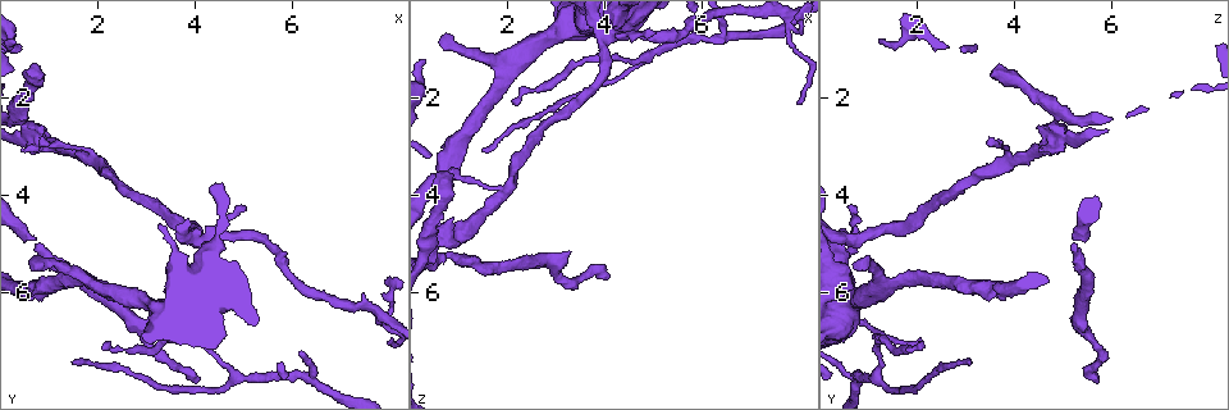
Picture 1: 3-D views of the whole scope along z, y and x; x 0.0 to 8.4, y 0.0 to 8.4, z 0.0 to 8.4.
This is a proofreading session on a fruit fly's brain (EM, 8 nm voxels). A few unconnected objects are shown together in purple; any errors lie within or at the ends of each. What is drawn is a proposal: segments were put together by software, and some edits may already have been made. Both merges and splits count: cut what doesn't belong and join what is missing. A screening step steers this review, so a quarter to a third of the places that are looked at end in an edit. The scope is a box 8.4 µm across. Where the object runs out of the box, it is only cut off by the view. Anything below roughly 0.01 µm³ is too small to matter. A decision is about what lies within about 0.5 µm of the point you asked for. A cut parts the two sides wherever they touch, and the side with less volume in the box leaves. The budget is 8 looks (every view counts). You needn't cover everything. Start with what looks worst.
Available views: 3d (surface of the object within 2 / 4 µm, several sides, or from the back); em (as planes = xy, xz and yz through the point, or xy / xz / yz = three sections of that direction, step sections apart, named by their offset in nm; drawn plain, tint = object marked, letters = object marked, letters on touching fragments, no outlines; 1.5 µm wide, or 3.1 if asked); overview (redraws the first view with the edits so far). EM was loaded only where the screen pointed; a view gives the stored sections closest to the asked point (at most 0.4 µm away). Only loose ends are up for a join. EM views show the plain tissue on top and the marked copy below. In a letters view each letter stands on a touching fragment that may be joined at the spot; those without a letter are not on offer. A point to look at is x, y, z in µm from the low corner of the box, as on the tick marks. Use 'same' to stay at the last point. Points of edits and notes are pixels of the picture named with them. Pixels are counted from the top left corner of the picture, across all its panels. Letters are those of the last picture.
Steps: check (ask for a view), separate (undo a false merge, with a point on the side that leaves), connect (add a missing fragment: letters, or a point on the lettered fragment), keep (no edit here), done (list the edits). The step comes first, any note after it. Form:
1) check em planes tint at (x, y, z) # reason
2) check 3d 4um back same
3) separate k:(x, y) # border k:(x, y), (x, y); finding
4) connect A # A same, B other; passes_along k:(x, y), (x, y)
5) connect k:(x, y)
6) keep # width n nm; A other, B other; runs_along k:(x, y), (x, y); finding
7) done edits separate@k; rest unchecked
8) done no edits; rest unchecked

check 3d 4um at (4.05, 7.80, 5.65) # branch stops here

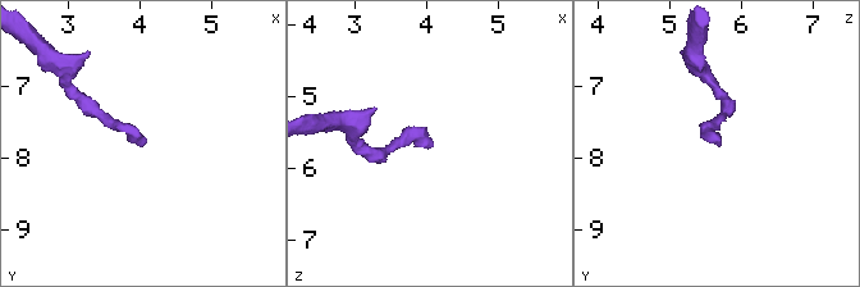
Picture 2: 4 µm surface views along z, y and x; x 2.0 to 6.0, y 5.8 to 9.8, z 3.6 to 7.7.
check em xz step 4 letters at (4.10, 7.90, 5.70)

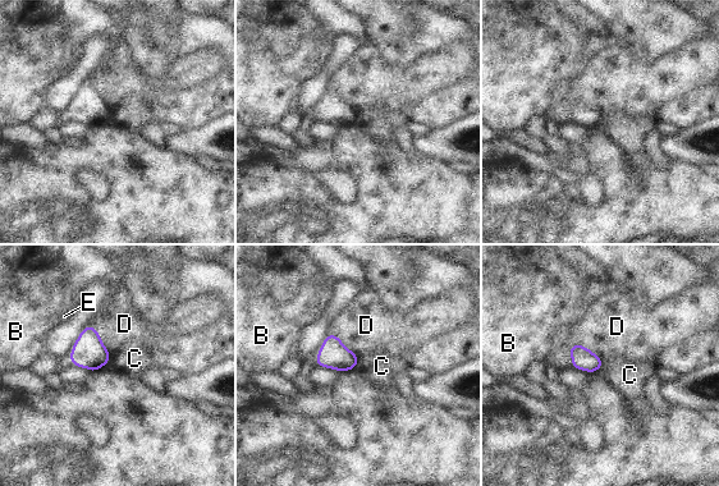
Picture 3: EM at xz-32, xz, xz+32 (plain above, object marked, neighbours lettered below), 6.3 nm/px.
keep # width 100 nm; B other, C other, D other, E other; border 3:(568, 347), (580, 343), (604, 361); no lettered fragment goes on from it

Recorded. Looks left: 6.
check 3d 2um back at (0.55, 5.35, 0.80) # branch stops here

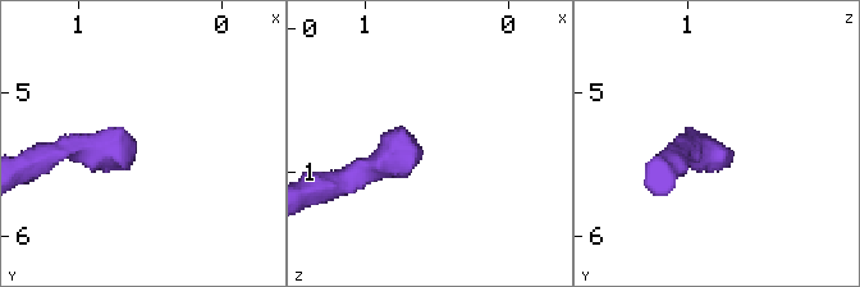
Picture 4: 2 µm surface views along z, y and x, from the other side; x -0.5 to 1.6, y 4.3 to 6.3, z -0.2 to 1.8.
check em planes letters at (0.60, 5.34, 0.84)

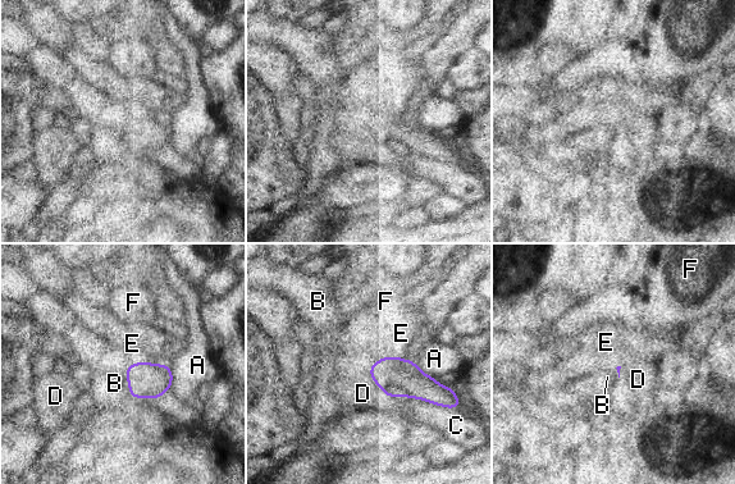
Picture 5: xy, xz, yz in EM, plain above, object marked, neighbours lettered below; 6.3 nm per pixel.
connect B # A other, B same, C other, D other, E other, F other; passes_along 5:(145, 380), (127, 380), (114, 383); the neuron continues

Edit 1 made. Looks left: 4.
check 3d 4um at (4.85, 7.80, 1.15) # branch point

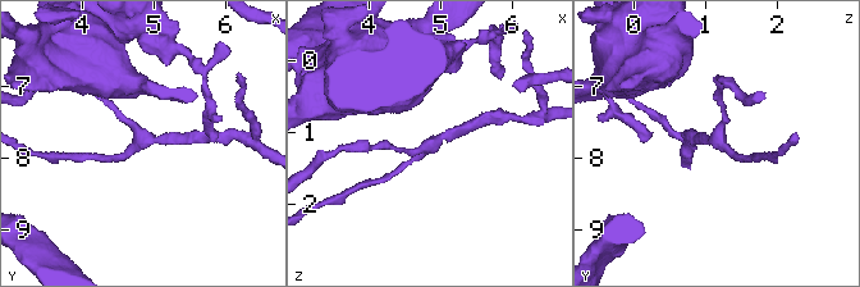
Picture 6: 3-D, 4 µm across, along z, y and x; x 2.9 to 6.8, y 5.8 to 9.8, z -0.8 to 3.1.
check em xz step 4 letters at (4.80, 7.75, 1.20) # arms 3

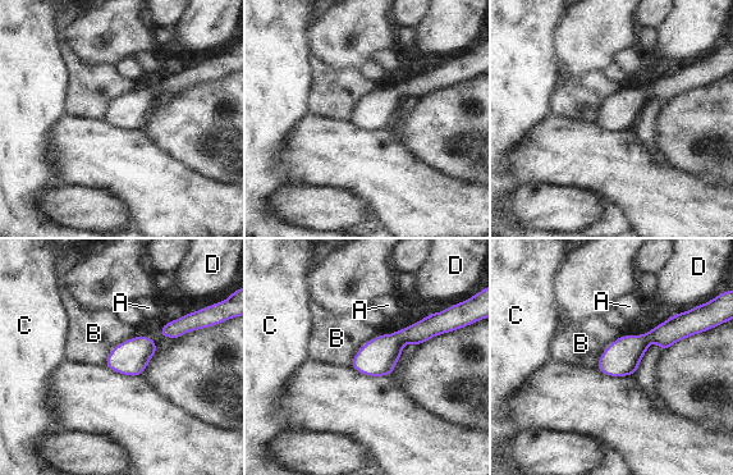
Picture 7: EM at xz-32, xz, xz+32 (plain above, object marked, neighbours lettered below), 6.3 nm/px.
keep # width 220 nm; A other, B other, C other, D other; border 7:(133, 336), (114, 347), (105, 365); continuous, no second neuron

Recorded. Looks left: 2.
done edits connect@5; rest unchecked

